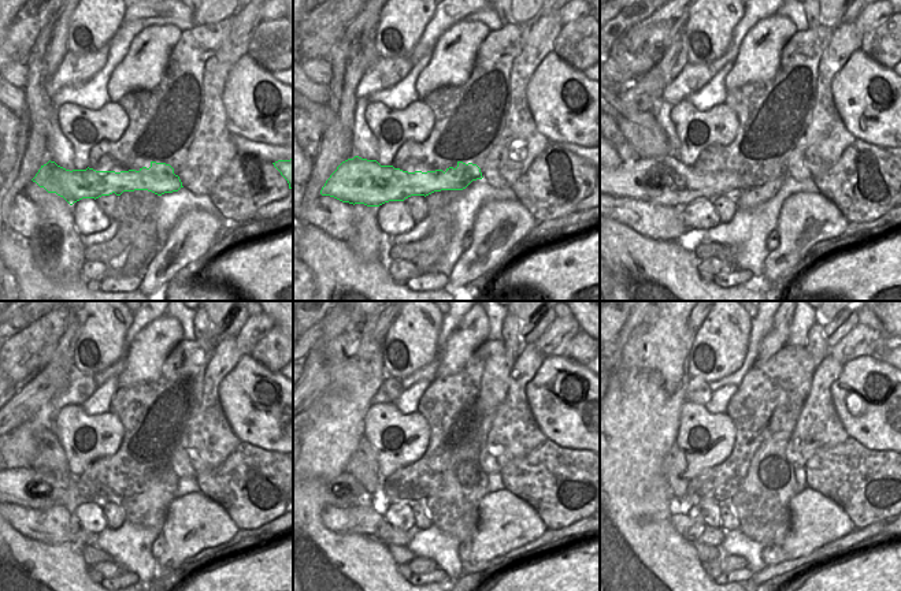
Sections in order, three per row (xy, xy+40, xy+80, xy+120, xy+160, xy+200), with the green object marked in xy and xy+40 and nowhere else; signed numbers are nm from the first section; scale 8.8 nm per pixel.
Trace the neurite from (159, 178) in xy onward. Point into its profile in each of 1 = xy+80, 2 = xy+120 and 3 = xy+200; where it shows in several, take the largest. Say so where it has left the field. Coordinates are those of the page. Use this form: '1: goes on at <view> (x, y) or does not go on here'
1: goes on at xy+80 (667, 181)
2: goes on at xy+120 (40, 489)
3: goes on at xy+200 (685, 505)

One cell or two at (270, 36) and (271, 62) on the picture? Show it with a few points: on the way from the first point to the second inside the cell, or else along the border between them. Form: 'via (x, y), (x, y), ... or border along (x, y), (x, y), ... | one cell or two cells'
via (271, 43), (271, 55) | one cell

